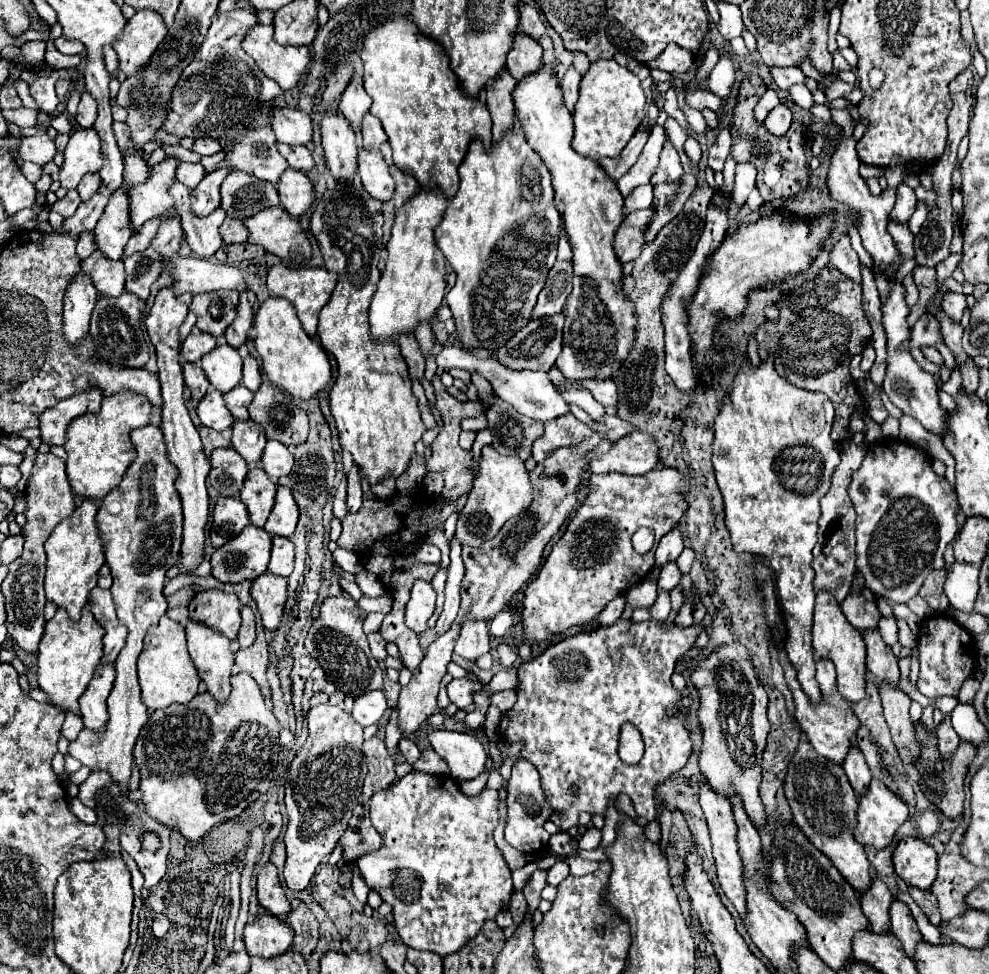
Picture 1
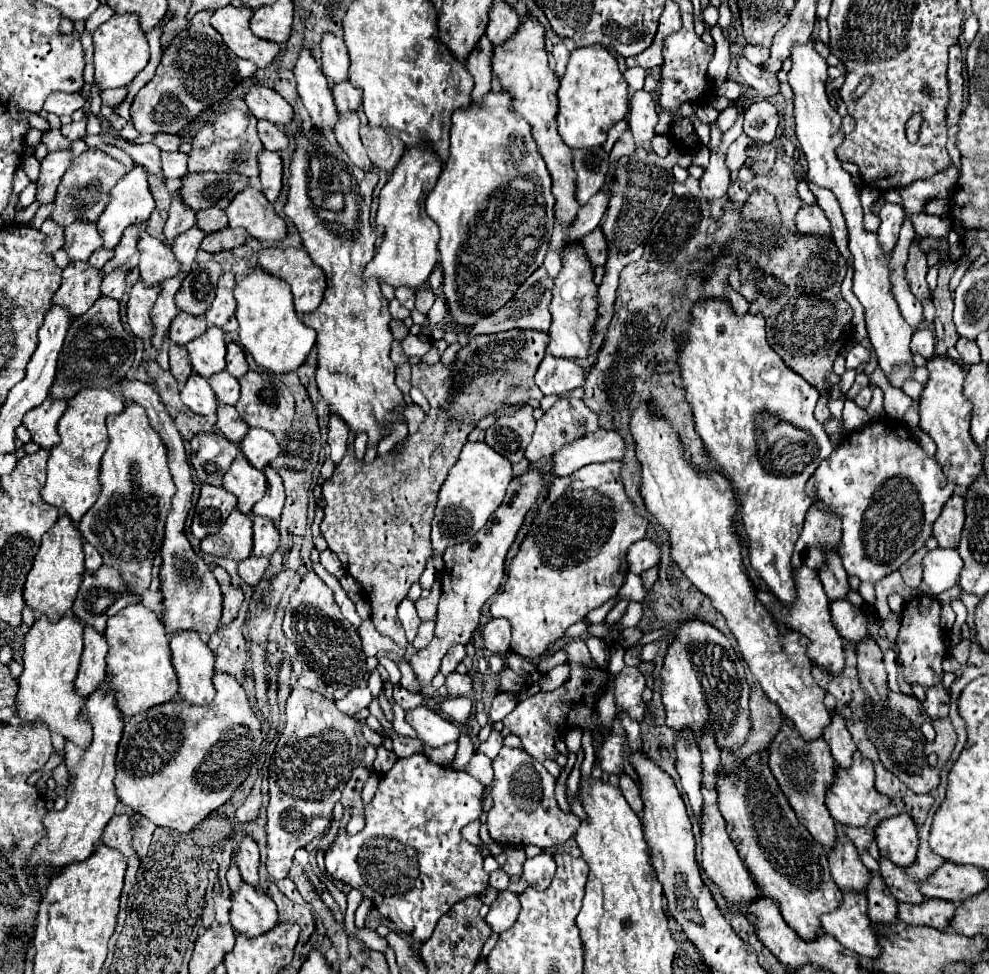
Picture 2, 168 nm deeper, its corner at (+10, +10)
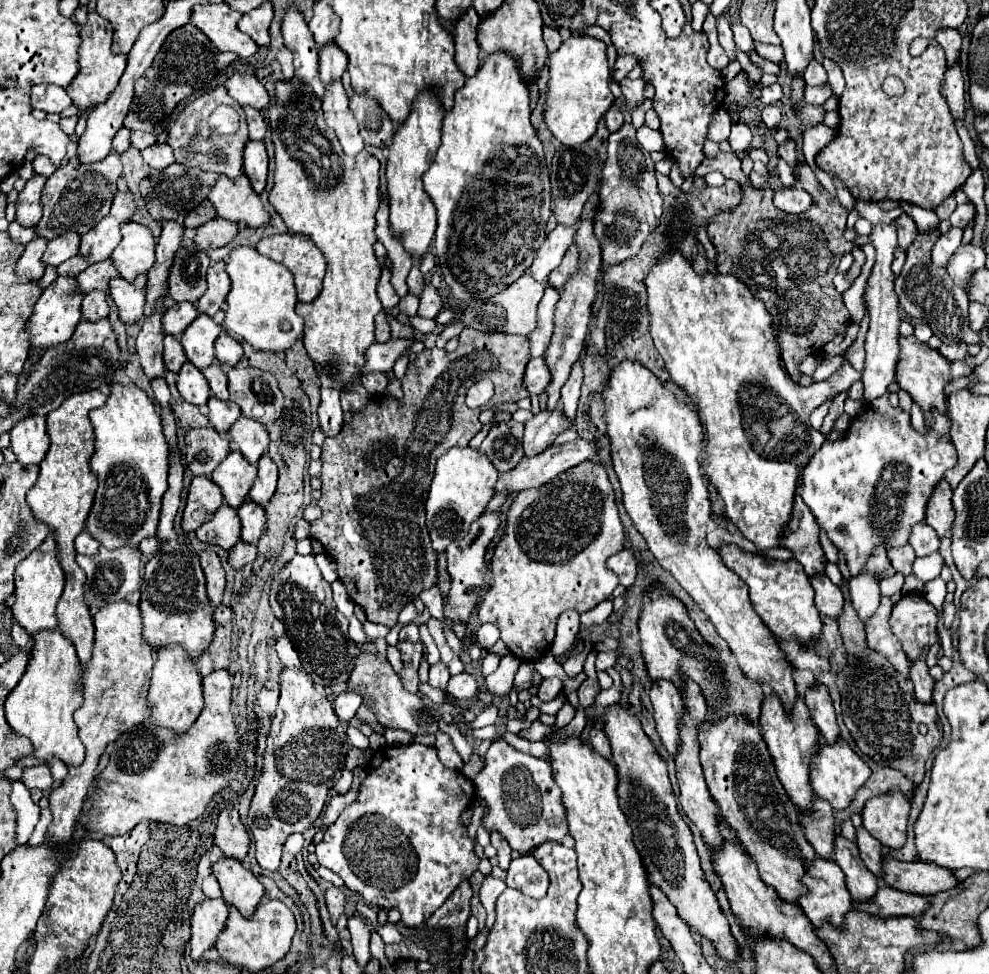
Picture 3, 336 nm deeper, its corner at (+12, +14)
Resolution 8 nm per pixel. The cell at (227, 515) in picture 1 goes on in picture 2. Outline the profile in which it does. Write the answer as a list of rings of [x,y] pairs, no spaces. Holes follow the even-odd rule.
[[[202,484],[196,512],[192,518],[190,532],[194,538],[202,540],[204,536],[216,532],[230,512],[236,508],[236,496],[226,492],[222,486]]]

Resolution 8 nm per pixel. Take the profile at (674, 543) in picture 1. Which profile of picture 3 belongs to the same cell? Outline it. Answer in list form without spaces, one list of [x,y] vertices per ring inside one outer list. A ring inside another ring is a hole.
[[[624,548],[618,554],[610,556],[608,562],[606,562],[606,566],[618,574],[620,584],[624,588],[630,588],[634,584],[636,574],[638,574],[638,560],[636,560],[636,556],[634,556],[632,550]]]

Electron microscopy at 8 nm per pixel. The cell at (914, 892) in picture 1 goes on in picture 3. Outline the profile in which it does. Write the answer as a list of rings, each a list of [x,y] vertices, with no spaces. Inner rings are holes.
[[[858,828],[858,850],[860,850],[860,856],[864,860],[864,864],[868,866],[870,872],[876,874],[878,880],[882,880],[882,844],[870,836],[864,828]]]

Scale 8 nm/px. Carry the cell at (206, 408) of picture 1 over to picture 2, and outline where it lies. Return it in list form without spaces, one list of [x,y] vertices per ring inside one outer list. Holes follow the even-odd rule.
[[[196,372],[190,374],[190,378],[186,380],[182,392],[182,402],[196,414],[214,414],[216,408],[218,408],[218,402],[216,402],[216,394],[212,394],[212,388],[208,386],[208,380],[198,376]]]

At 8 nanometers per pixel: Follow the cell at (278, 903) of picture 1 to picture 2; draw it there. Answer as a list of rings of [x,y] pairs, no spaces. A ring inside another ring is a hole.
[[[244,836],[240,840],[240,846],[238,850],[234,852],[234,860],[236,860],[236,866],[242,874],[242,880],[252,884],[252,886],[258,886],[258,866],[260,866],[260,854],[258,854],[258,844],[254,842],[252,836]]]

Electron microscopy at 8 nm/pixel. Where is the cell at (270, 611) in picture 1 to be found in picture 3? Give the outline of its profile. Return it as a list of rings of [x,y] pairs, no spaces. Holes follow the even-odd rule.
[[[238,542],[238,544],[230,550],[228,562],[230,562],[230,566],[232,566],[234,570],[242,570],[246,564],[250,564],[250,562],[256,560],[256,554],[258,554],[258,550],[256,550],[254,544]]]

